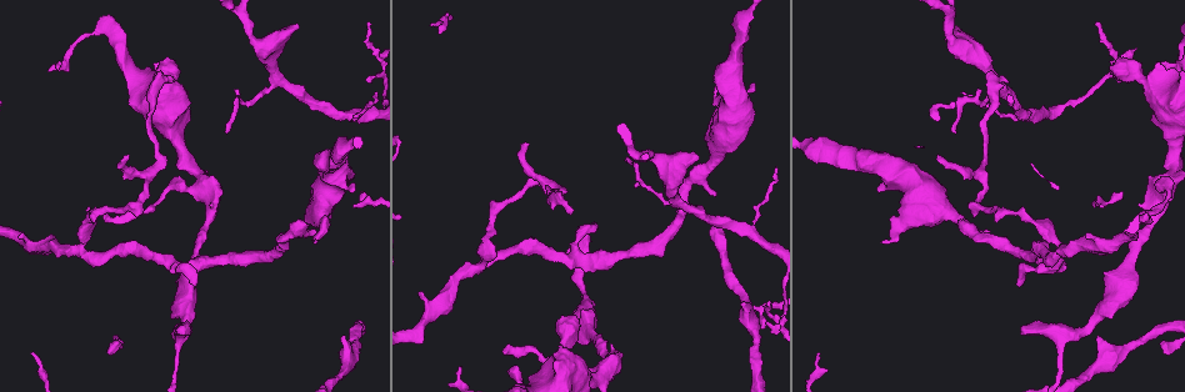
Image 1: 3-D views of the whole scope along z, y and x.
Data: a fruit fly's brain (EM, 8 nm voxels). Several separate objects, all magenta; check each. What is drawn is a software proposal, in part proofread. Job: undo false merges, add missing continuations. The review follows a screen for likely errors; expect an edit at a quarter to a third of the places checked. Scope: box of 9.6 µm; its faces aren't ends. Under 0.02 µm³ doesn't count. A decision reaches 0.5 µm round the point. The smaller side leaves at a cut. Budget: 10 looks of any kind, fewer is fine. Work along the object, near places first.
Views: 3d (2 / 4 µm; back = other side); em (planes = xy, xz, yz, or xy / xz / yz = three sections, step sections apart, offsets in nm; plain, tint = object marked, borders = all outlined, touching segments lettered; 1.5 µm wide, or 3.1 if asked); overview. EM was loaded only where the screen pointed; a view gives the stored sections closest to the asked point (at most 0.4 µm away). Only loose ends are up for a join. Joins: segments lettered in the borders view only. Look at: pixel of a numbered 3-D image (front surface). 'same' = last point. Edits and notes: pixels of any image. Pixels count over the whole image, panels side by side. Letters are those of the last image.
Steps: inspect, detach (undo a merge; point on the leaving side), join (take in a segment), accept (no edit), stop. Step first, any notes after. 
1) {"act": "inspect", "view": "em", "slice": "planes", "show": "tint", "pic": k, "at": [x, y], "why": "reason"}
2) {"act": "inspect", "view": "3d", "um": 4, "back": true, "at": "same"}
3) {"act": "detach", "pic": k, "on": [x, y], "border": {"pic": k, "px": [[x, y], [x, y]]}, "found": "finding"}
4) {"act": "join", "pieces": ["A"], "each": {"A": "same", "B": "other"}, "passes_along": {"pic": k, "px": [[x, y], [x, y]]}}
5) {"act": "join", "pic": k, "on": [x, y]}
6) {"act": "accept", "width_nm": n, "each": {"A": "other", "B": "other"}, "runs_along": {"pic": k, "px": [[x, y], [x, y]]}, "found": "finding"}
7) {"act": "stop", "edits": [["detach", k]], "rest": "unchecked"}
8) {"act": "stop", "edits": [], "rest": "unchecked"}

{"act": "inspect", "view": "3d", "um": 4, "pic": 1, "at": [528, 143], "why": "free end"}

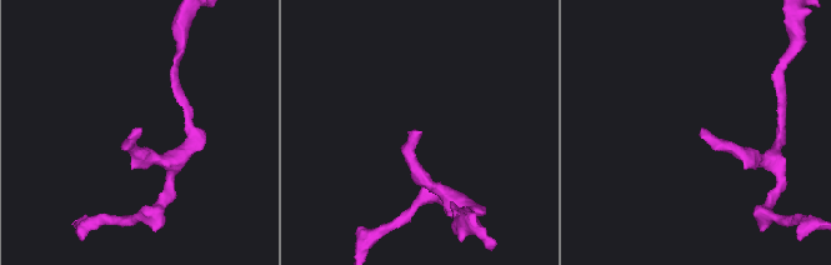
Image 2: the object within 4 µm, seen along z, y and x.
{"act": "inspect", "view": "em", "slice": "planes", "show": "borders", "pic": 2, "at": [703, 131]}

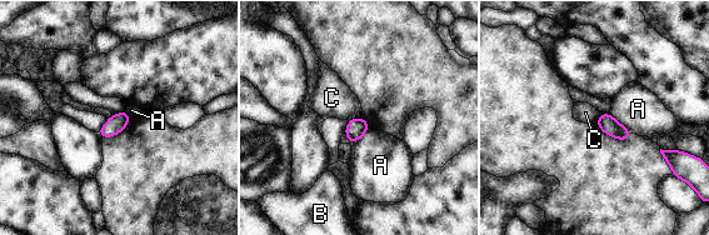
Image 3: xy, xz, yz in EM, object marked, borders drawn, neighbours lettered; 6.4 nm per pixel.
{"act": "accept", "each": {"A": "other", "B": "other", "C": "other"}, "border": {"pic": 3, "px": [[360, 116], [354, 116], [348, 121]]}, "found": "no lettered segment goes on from it"}

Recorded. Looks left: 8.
{"act": "inspect", "view": "3d", "um": 4, "pic": 1, "at": [1116, 80], "why": "tapers out"}

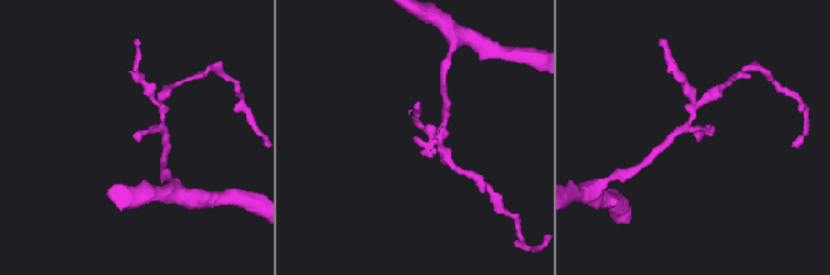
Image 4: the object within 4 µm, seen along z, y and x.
{"act": "inspect", "view": "em", "slice": "yz", "step": 4, "show": "tint", "pic": 4, "at": [132, 136]}

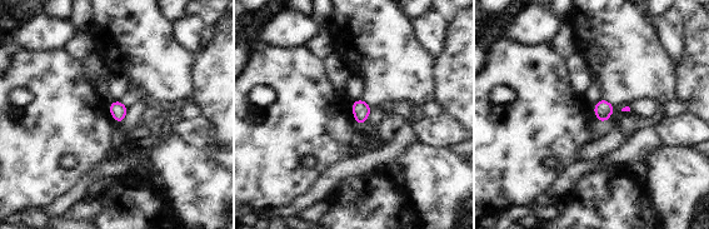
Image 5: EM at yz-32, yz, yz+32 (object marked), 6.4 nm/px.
{"act": "inspect", "view": "em", "slice": "planes", "show": "borders", "at": "same", "why": "cut it another way"}

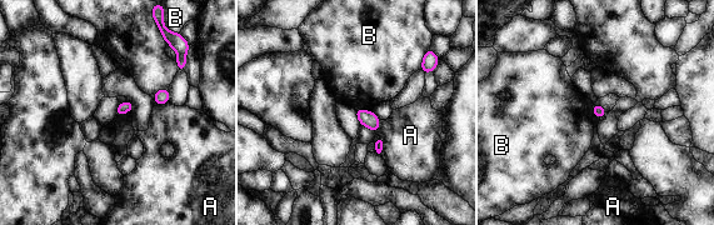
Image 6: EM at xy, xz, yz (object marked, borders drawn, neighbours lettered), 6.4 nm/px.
{"act": "accept", "each": {"A": "other", "B": "other"}, "border": {"pic": 6, "px": [[423, 56], [419, 69]]}, "found": "none of them fits"}

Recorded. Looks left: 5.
{"act": "inspect", "view": "3d", "um": 2, "pic": 1, "at": [193, 283], "why": "branch stops here"}

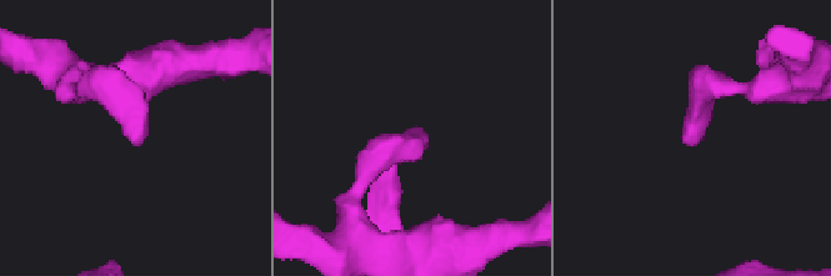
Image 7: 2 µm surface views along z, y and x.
{"act": "inspect", "view": "em", "slice": "xz", "step": 4, "show": "tint", "pic": 7, "at": [136, 139]}

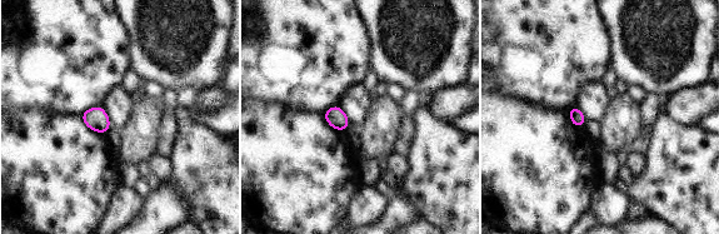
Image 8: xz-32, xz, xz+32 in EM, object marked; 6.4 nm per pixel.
{"act": "inspect", "view": "em", "slice": "planes", "show": "borders", "at": "same", "why": "another direction"}

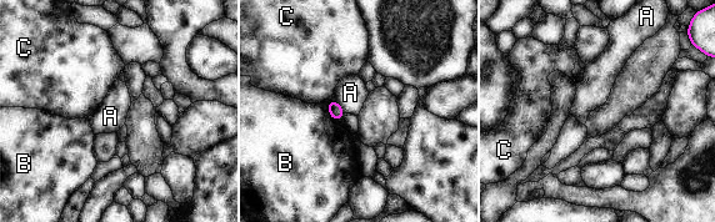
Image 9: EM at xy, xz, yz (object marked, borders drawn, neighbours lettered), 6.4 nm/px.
{"act": "accept", "each": {"A": "other", "B": "other", "C": "other"}, "border": {"pic": 9, "px": [[326, 102], [329, 115], [339, 124]]}, "found": "none of them fits"}

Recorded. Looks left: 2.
{"act": "inspect", "view": "3d", "um": 2, "pic": 1, "at": [1059, 251], "why": "two arms in line, one across"}

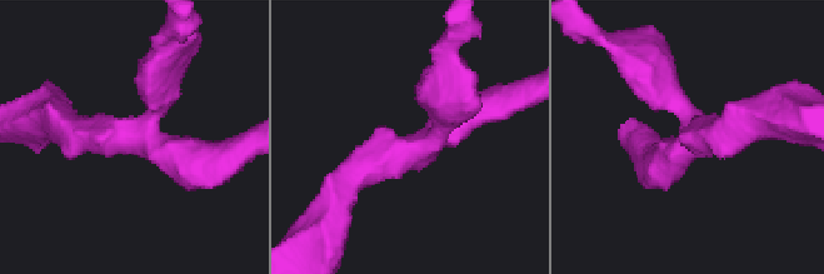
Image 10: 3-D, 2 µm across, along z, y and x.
{"act": "inspect", "view": "em", "slice": "planes", "show": "borders", "pic": 10, "at": [154, 141], "why": "shape alone is not enough"}

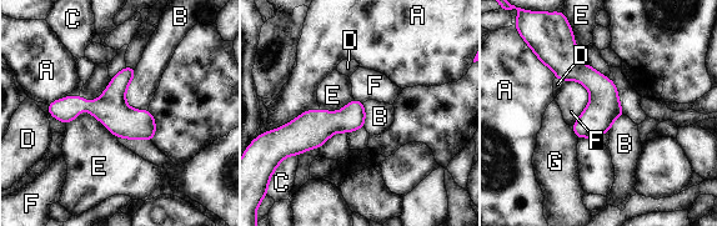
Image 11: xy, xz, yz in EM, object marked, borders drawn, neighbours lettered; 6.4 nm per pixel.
{"act": "accept", "width_nm": 170, "each": {"A": "other", "B": "other", "C": "other", "D": "other", "E": "other", "F": "other", "G": "other"}, "runs_along": {"pic": 11, "px": [[50, 108], [110, 109], [153, 129]]}, "found": "one cell here"}

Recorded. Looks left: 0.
{"act": "stop", "edits": [], "rest": "unchecked"}

